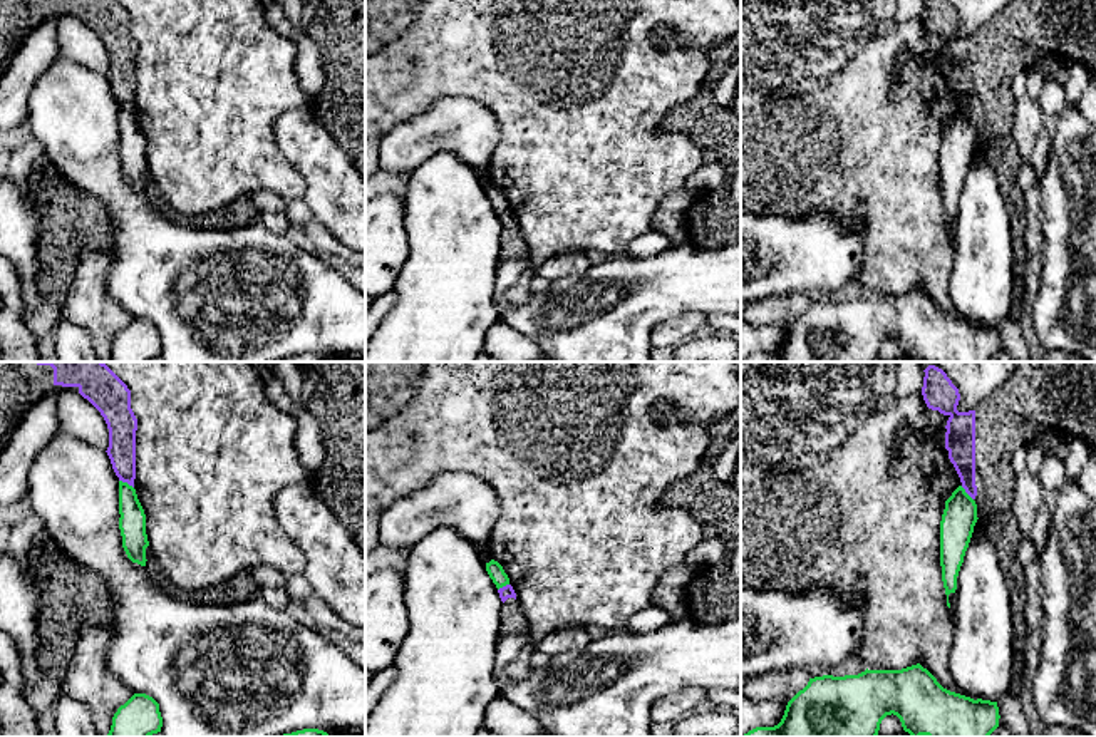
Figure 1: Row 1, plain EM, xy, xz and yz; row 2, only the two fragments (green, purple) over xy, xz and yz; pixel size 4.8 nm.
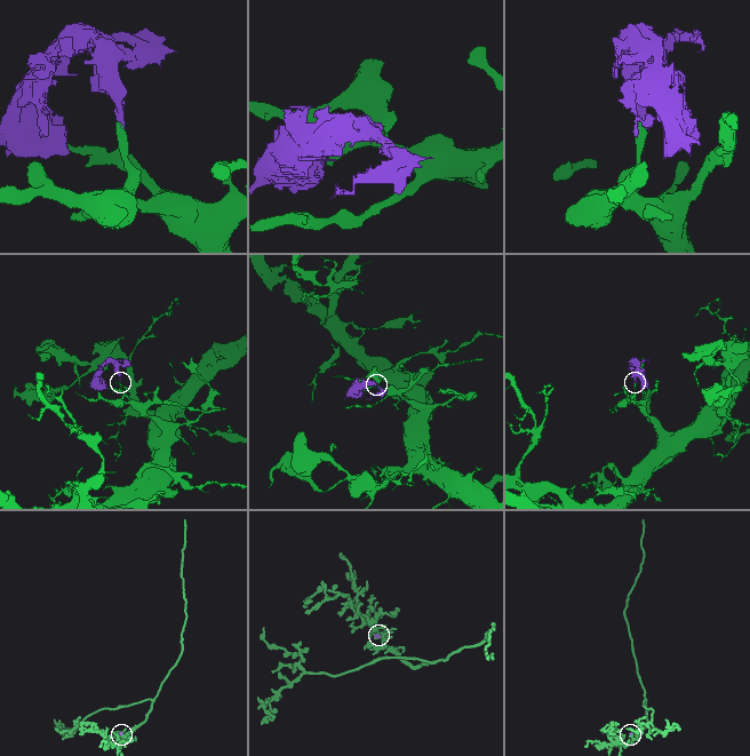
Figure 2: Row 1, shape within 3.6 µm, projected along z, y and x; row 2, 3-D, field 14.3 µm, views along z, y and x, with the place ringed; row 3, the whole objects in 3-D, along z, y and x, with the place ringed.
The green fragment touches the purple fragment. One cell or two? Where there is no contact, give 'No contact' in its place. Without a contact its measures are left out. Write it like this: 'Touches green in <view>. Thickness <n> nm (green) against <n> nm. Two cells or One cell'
Touches green in xy. Thickness 130 nm (green) against 140 nm. Two cells

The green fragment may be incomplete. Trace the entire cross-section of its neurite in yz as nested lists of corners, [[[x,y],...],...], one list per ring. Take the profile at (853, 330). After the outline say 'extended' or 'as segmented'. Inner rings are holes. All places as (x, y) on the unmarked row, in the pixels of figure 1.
[[[920,288],[902,295],[865,295],[858,300],[809,303],[786,330],[774,352],[756,352],[742,362],[876,362],[887,340],[897,340],[912,362],[989,362],[999,352],[997,327],[943,313]]]; as segmented

